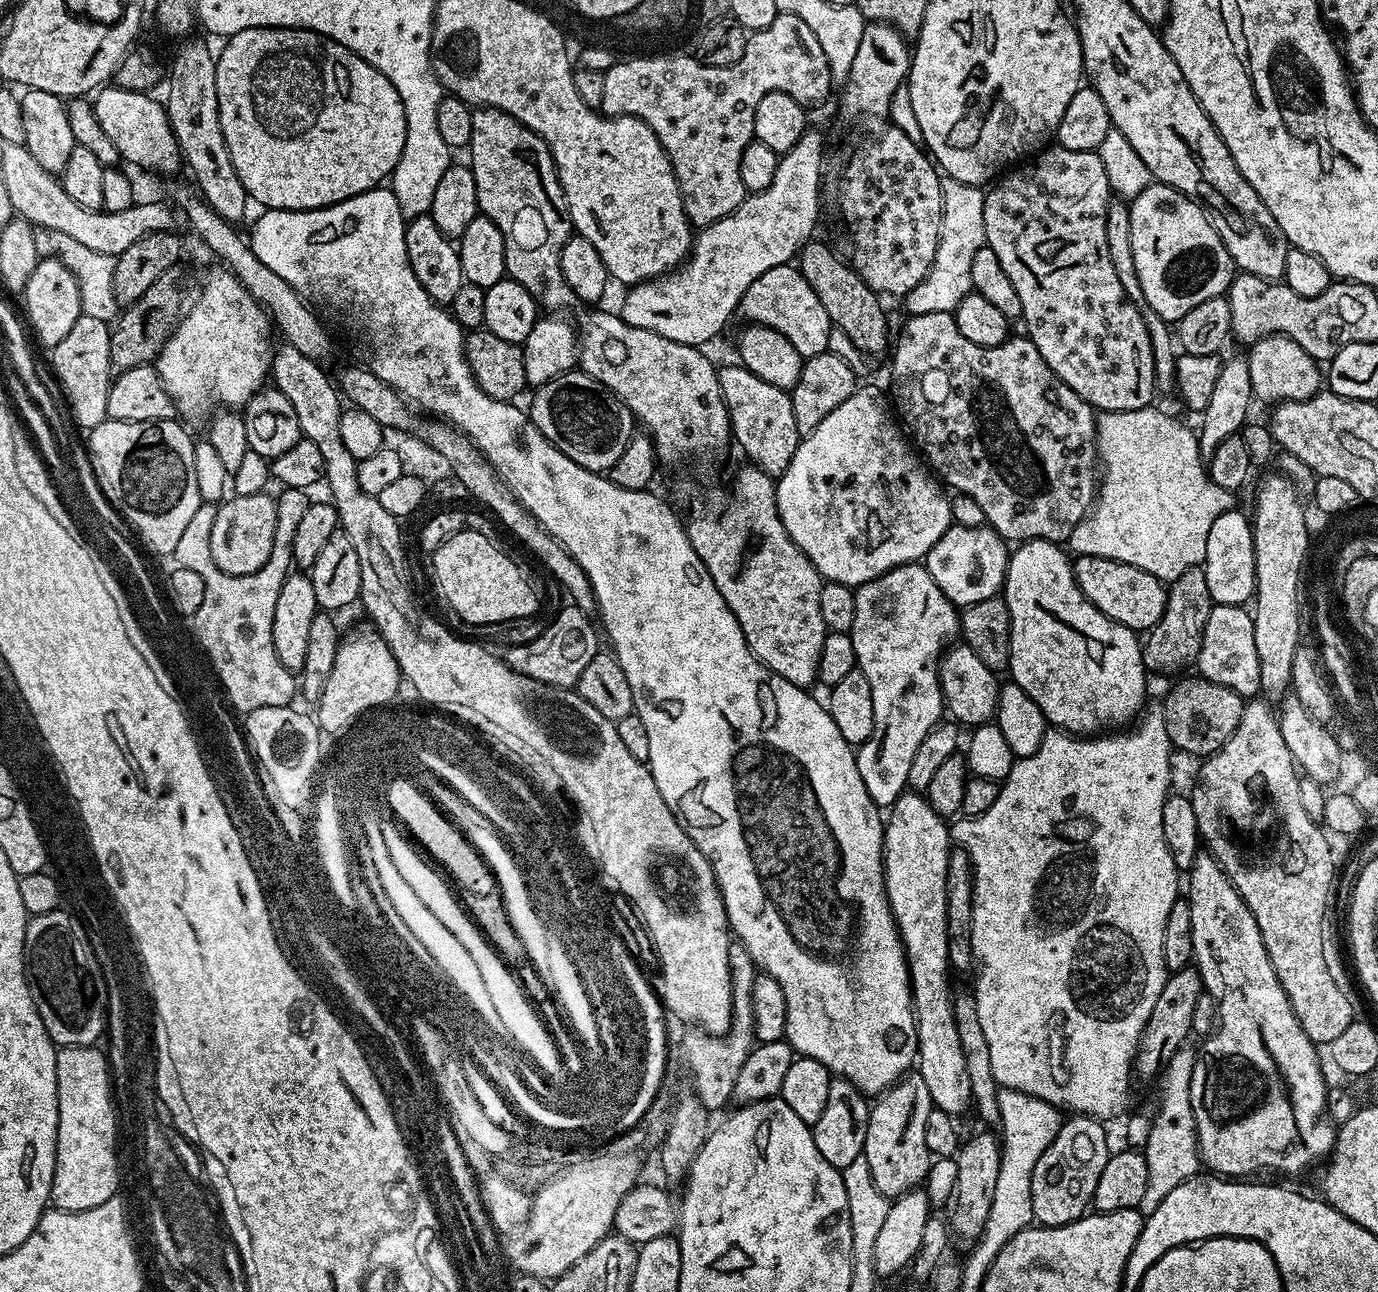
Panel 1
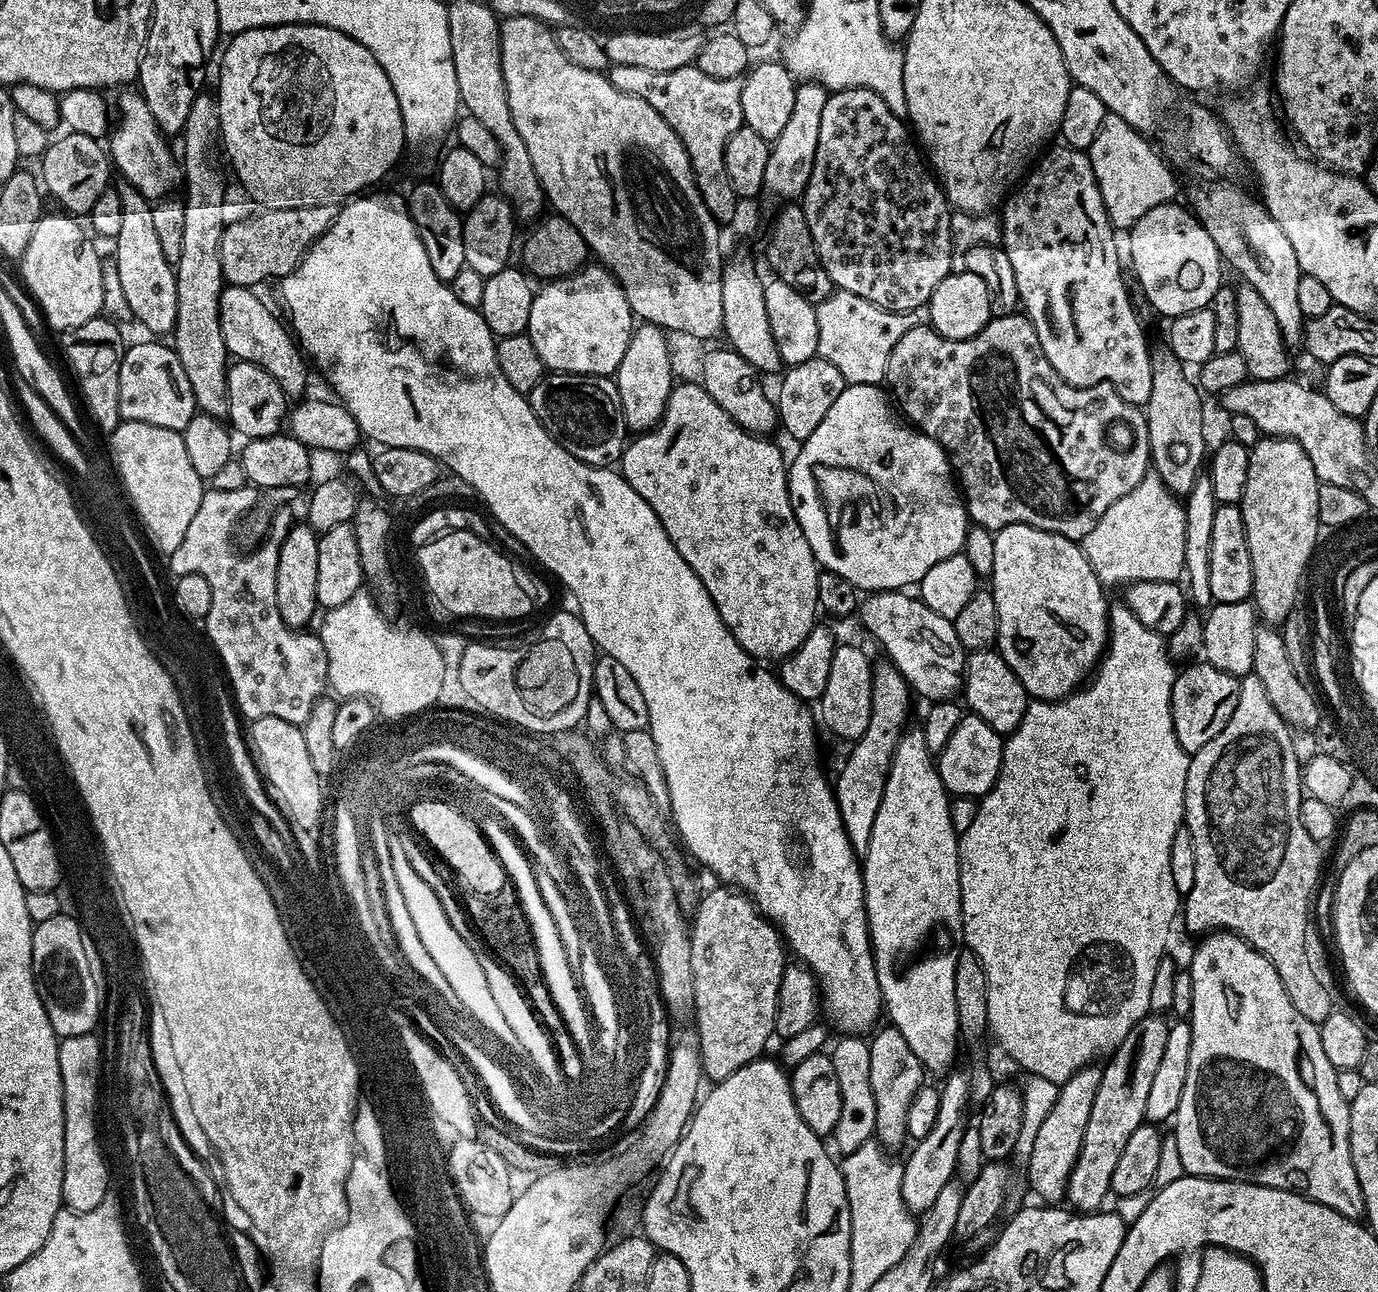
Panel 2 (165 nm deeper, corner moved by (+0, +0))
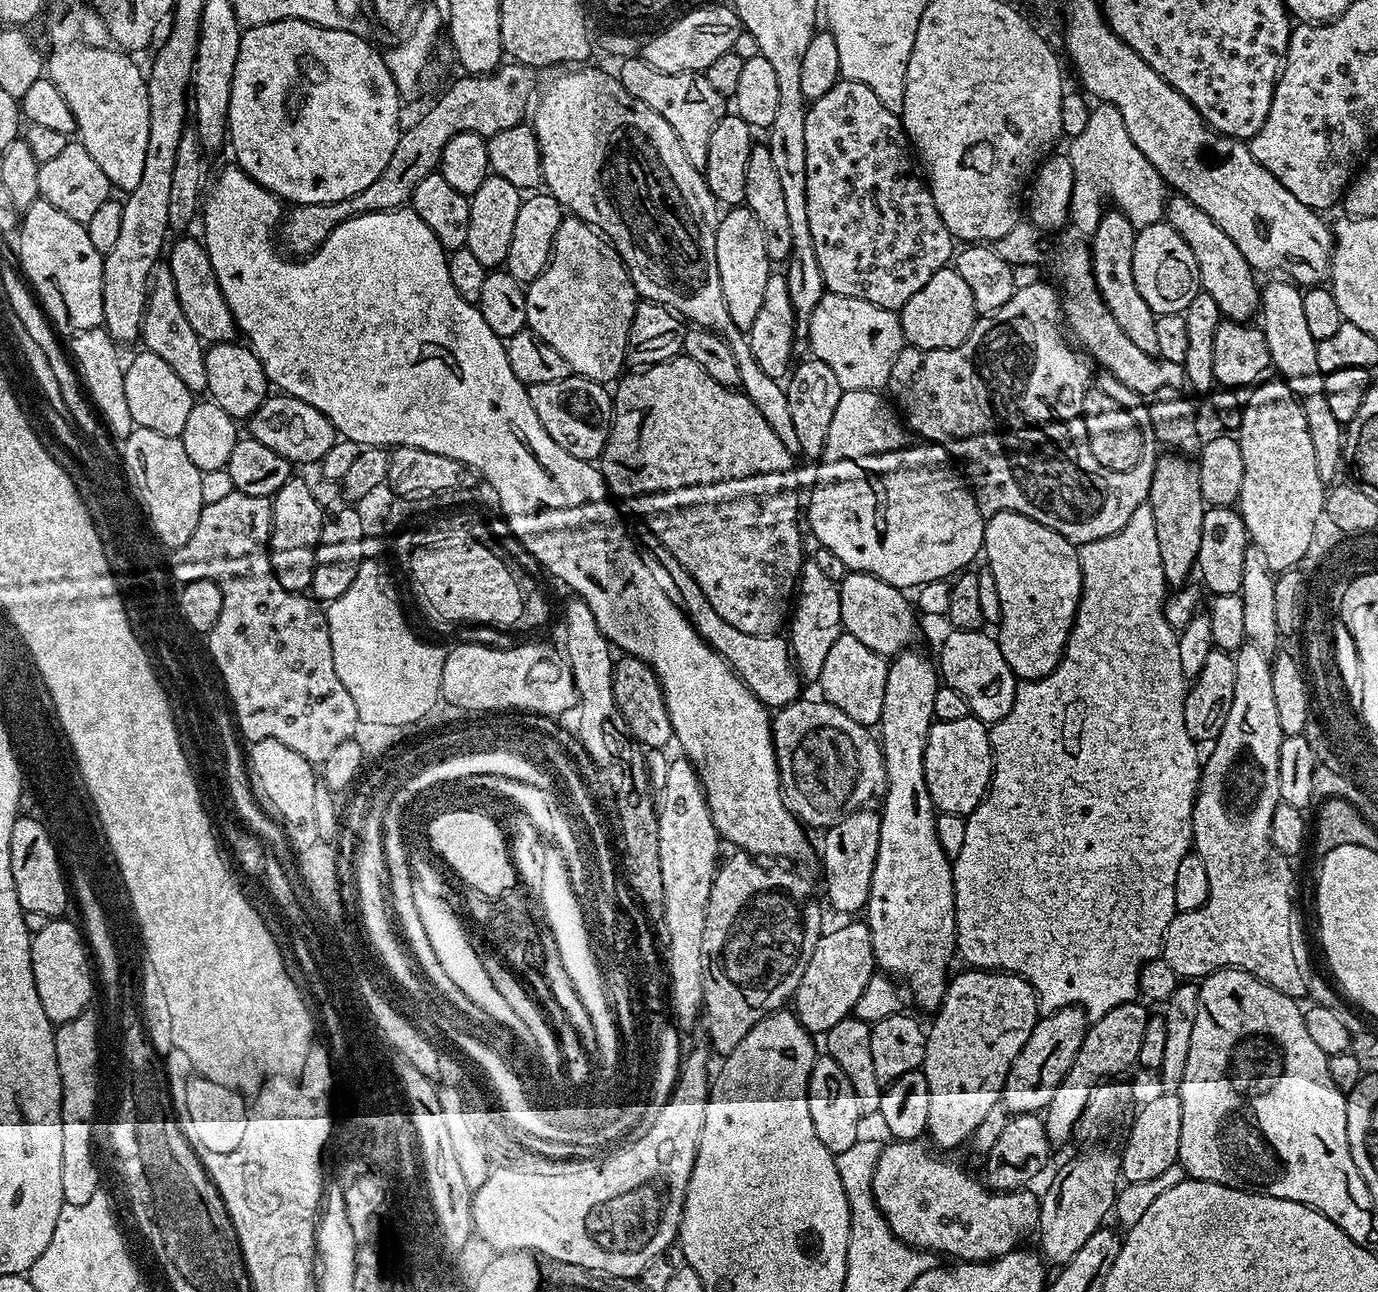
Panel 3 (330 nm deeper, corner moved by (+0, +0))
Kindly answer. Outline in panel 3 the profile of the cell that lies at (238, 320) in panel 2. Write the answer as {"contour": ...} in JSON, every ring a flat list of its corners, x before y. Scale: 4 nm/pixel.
{"contour":[[188,238,177,239,180,241,166,252,166,263,174,280,174,290,178,294,178,302,182,302,182,314,186,314,186,322,190,322,194,334,198,334,202,342,214,345,235,341,238,336,236,319,230,314,230,306,226,306,226,298,222,298,222,290,218,286,214,266,210,266,208,252,199,239,184,239]]}

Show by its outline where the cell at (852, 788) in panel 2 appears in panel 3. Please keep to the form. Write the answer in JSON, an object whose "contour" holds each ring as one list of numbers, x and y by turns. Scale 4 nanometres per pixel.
{"contour":[[871,807,859,808,823,833,824,884,828,887,828,900,836,912,856,912,859,908,861,911,868,903,880,837,880,812,872,811]]}

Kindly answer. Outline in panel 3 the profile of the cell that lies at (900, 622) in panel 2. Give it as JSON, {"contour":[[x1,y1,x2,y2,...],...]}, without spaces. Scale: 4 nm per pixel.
{"contour":[[849,571,838,584,841,596,841,622,843,631,854,634,858,642,870,646,878,655,891,658,916,636,916,616,914,604,901,589,882,582,868,572]]}

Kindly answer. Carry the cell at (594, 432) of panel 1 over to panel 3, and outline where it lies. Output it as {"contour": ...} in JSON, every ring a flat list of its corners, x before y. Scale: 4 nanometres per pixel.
{"contour":[[578,375,567,376,562,382,546,382,539,385,540,400,536,404,536,413,550,438,566,450,566,454,574,454,574,458,589,462,599,461,604,453,608,435,612,429,613,393,608,392,598,380,585,380]]}

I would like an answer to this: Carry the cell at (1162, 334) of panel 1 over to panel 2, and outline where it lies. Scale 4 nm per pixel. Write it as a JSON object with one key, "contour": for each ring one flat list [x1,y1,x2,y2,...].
{"contour":[[1153,347,1152,353,1152,385,1150,386,1150,398,1143,409,1146,422,1149,424,1149,454,1154,475,1165,484,1177,497,1187,497,1188,491,1194,486,1194,482,1202,474,1206,464,1206,448,1204,452,1204,404,1200,401,1202,392,1195,383,1188,381,1185,365,1168,347]]}

